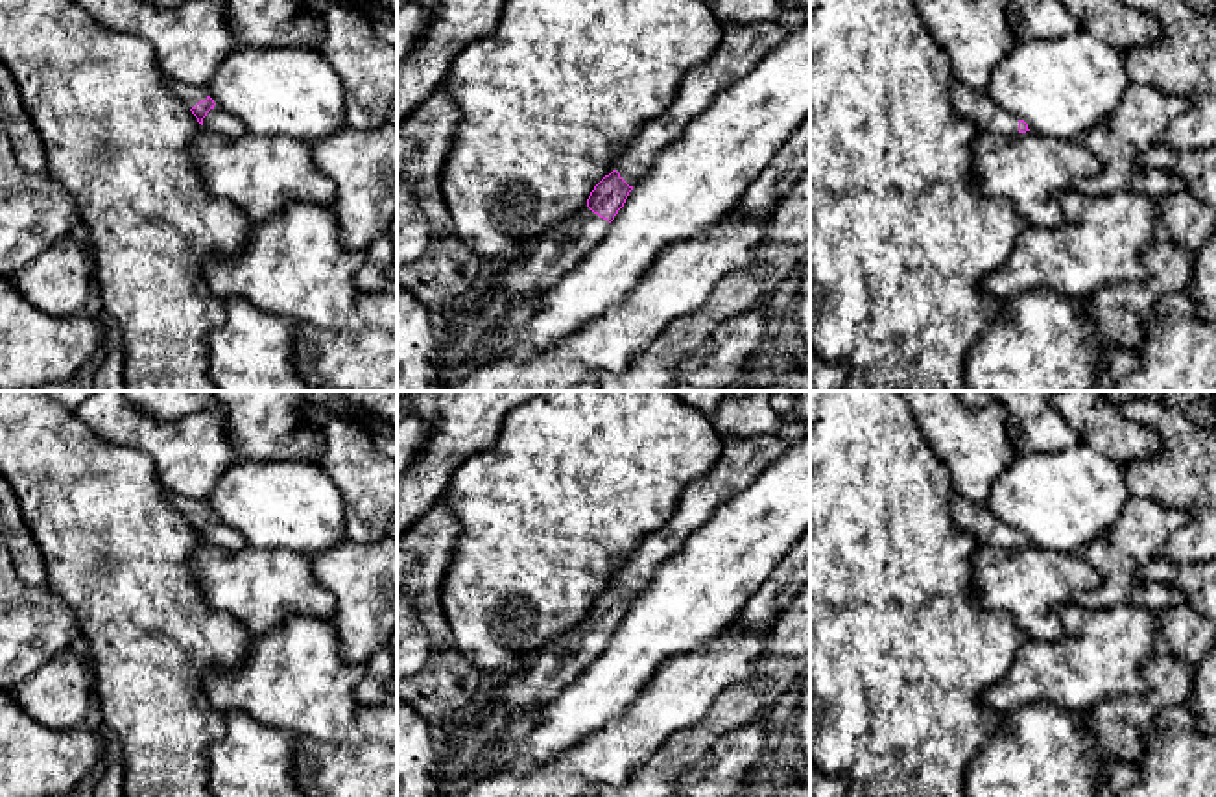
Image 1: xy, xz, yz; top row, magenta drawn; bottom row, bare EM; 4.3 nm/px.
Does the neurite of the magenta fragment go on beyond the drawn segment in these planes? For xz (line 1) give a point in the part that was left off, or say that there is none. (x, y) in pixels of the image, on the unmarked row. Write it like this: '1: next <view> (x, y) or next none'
1: next xz (742, 460)

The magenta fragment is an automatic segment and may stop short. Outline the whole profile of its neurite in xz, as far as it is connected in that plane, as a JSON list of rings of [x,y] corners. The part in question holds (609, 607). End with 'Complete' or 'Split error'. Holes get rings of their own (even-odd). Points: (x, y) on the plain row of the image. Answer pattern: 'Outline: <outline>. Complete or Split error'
Outline: [[[779,434],[725,437],[723,452],[712,470],[683,491],[668,524],[635,546],[616,568],[613,585],[594,600],[587,613],[592,627],[583,633],[572,627],[530,655],[526,666],[506,679],[502,708],[469,725],[452,745],[439,751],[437,790],[448,795],[448,786],[471,773],[487,747],[500,738],[509,714],[542,705],[576,681],[607,648],[609,636],[648,587],[655,568],[675,555],[720,506],[747,489],[786,450],[788,443]]]. Split error

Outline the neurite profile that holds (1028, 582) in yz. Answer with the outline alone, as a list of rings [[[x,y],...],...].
[[[980,544],[972,553],[972,598],[985,611],[1009,613],[1031,640],[1052,640],[1055,609],[1079,589],[1096,589],[1100,574],[1081,553],[1048,552],[1041,544],[1015,550]]]

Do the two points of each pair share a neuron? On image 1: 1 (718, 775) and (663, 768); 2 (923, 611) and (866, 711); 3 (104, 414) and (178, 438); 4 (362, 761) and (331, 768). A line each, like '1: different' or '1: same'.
1: different
2: same
3: same
4: same

